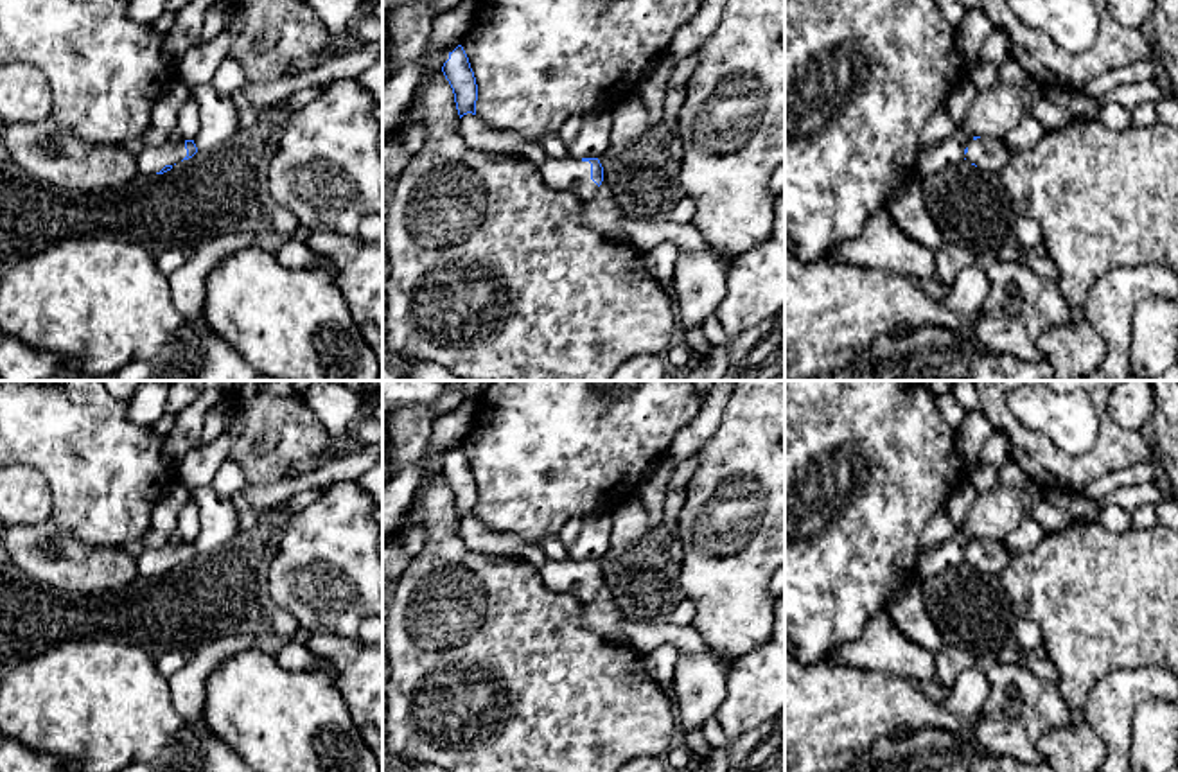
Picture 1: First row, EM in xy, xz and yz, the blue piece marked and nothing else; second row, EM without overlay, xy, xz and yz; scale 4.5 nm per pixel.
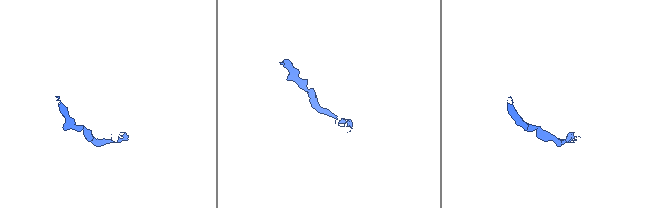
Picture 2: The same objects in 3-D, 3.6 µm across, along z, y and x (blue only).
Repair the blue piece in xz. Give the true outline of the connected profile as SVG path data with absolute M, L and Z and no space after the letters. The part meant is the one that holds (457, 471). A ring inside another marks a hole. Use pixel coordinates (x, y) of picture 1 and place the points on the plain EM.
M462 447L449 454L442 474L449 483L460 521L467 515L476 517L478 487L469 460Z

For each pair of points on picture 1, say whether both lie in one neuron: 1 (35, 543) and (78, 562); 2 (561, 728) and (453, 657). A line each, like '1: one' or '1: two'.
1: one
2: one

